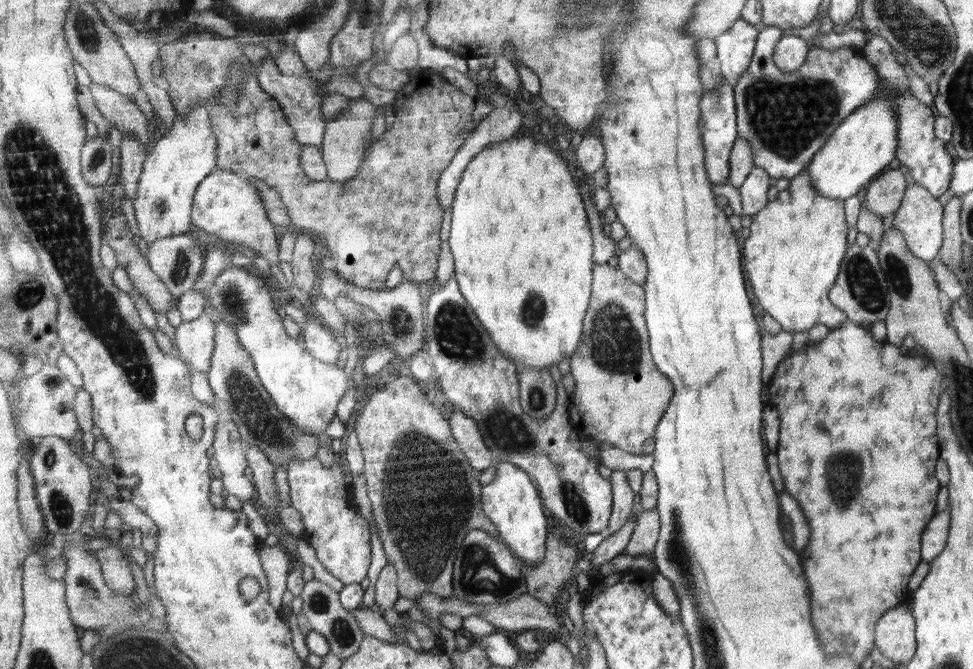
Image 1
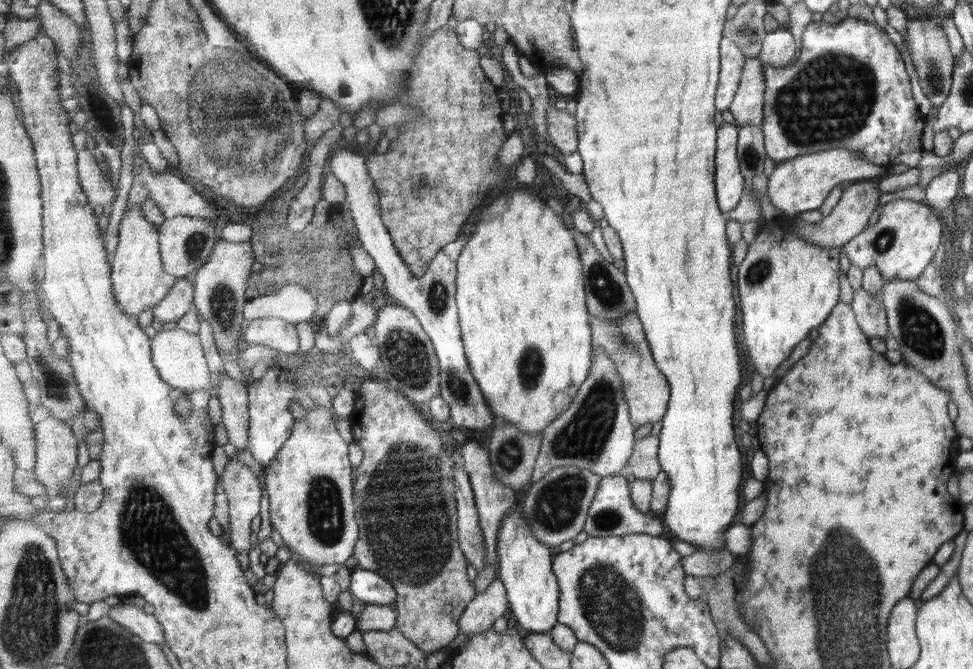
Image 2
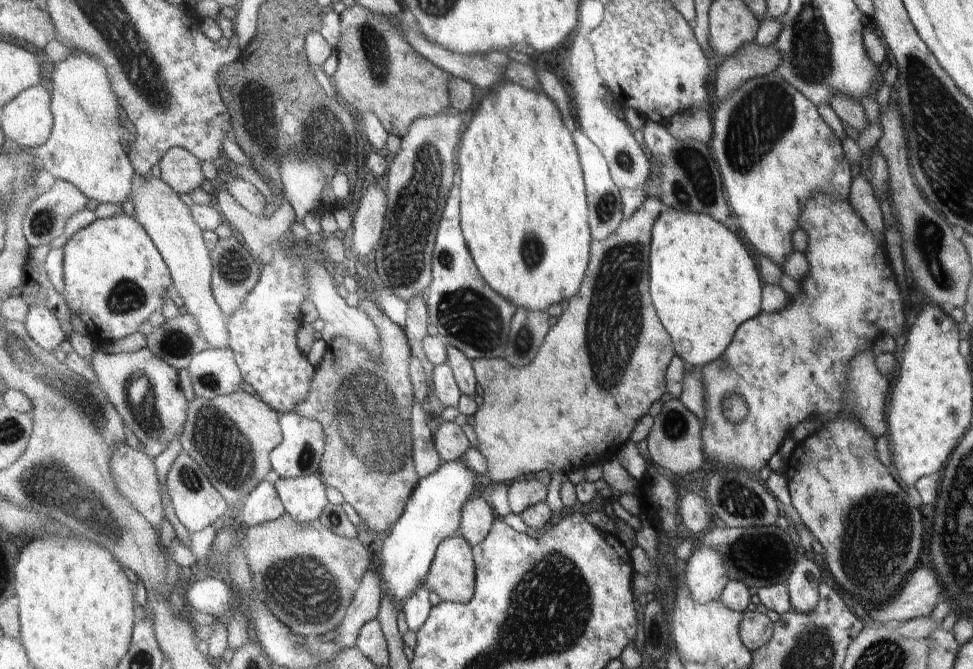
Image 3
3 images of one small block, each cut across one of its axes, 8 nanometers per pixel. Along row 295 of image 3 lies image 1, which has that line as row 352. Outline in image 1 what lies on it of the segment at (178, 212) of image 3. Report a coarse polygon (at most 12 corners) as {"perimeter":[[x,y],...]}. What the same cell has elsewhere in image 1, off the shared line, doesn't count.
{"perimeter":[[210,310],[174,332],[191,369],[208,374],[215,352]]}

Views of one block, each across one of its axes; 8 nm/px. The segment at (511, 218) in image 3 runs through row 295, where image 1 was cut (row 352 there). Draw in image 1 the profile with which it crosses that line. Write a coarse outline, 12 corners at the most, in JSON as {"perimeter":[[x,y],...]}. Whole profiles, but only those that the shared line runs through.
{"perimeter":[[489,144],[448,240],[517,368],[577,354],[586,203],[555,147]]}

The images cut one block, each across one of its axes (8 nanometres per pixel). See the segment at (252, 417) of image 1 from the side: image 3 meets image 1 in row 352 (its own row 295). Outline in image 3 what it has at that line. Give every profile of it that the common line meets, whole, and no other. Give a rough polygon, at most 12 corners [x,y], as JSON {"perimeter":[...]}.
{"perimeter":[[235,237],[212,250],[212,291],[231,318],[262,278]]}

